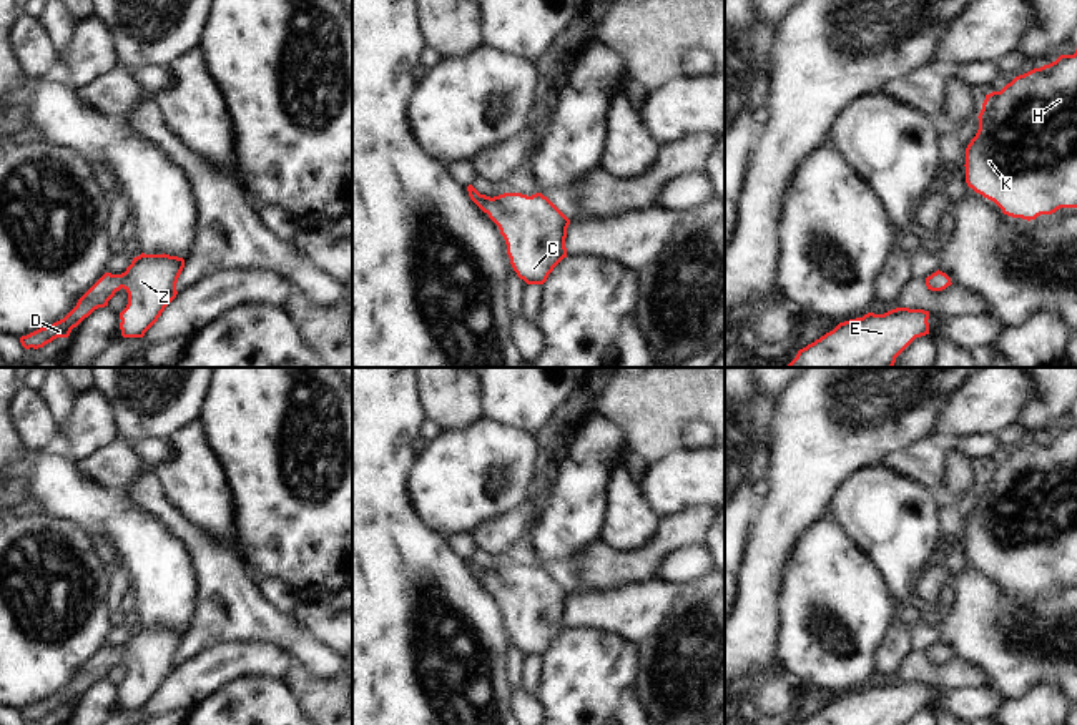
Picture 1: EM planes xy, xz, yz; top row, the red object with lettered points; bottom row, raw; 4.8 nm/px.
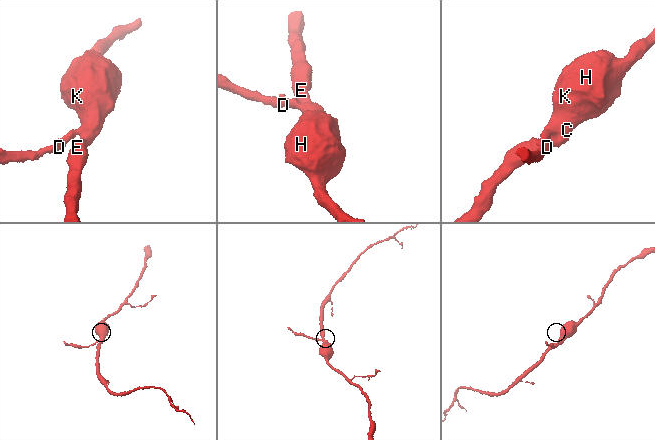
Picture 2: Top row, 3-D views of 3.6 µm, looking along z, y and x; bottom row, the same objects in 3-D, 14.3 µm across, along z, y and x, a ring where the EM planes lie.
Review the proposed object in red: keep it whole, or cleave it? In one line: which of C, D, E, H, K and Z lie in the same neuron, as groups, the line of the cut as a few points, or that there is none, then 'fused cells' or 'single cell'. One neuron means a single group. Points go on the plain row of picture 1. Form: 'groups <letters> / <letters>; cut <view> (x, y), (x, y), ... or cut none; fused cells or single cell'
groups C D E H K Z; cut none; single cell

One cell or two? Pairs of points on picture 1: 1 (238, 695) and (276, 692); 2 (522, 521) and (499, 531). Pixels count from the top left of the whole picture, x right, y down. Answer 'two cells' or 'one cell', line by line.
1: one cell
2: one cell

